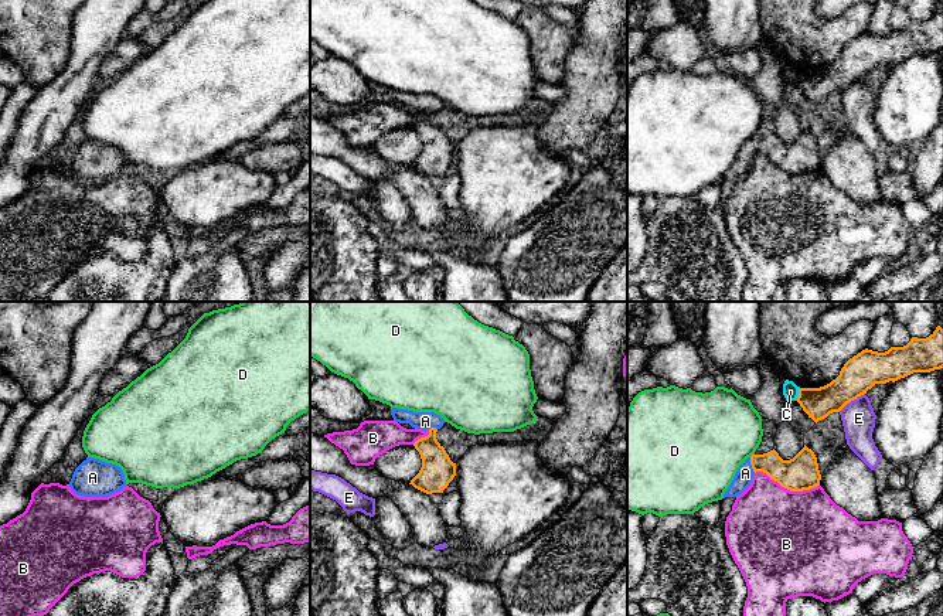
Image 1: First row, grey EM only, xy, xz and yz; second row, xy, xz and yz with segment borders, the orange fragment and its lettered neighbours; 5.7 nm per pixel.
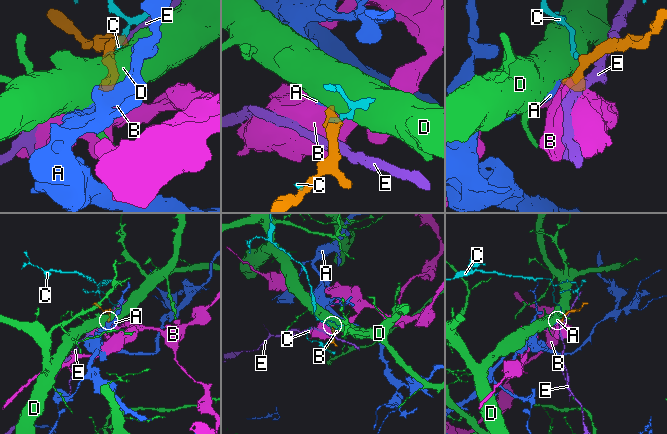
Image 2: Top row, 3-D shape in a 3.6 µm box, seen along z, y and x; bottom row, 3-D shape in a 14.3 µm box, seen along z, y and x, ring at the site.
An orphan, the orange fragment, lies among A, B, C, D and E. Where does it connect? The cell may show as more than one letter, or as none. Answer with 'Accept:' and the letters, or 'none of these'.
Accept: A

